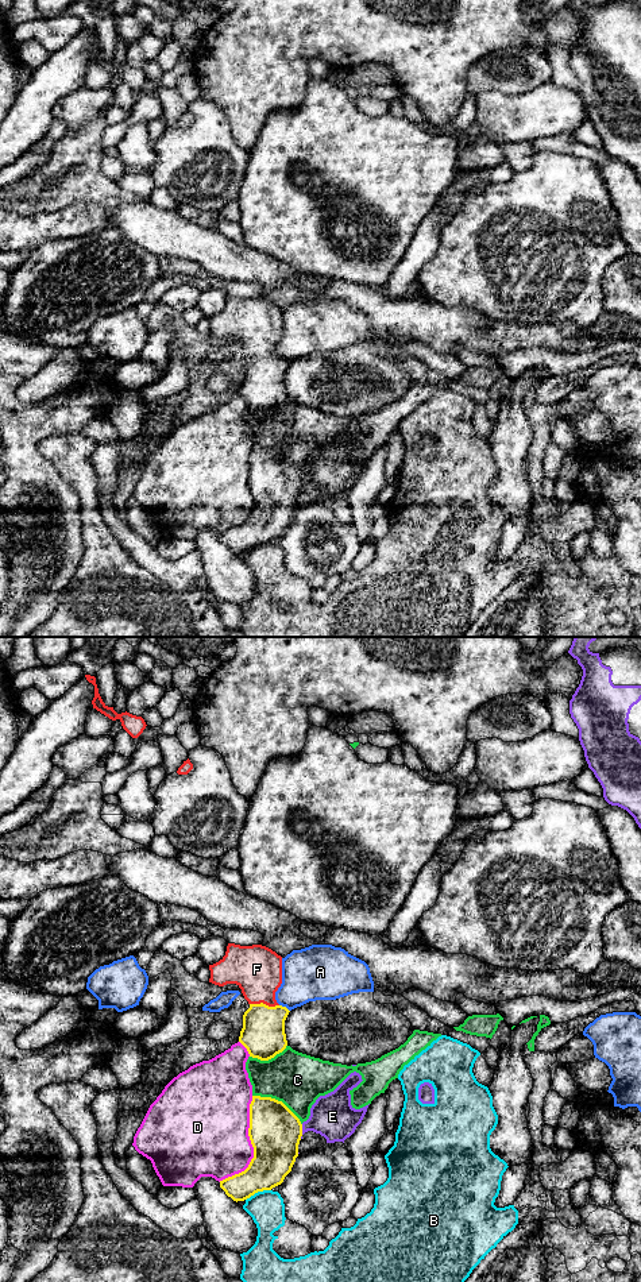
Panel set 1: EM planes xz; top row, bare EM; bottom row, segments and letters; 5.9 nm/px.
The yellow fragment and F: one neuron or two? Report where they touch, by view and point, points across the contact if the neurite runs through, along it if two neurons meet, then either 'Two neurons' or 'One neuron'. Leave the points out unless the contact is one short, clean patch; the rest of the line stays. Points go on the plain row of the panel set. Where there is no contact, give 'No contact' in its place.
Touches yellow at xz (265, 356). Path across: xz (263, 387), (265, 356), (257, 321). One neuron

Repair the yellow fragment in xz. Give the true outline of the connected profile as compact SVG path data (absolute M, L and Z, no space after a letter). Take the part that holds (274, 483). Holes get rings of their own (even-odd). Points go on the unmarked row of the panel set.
M252 448L248 489L254 499L248 520L220 533L220 540L236 555L283 534L298 509L302 476L282 453Z

